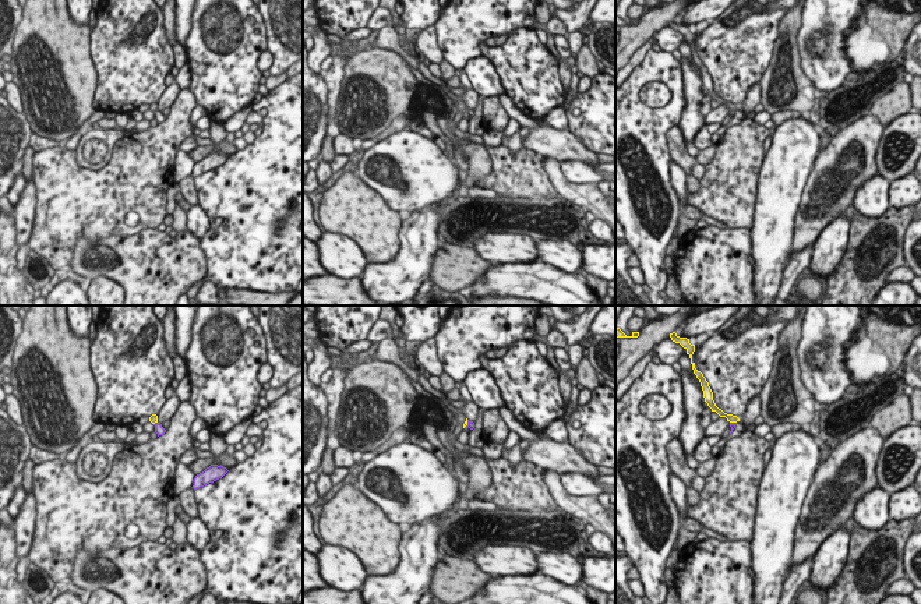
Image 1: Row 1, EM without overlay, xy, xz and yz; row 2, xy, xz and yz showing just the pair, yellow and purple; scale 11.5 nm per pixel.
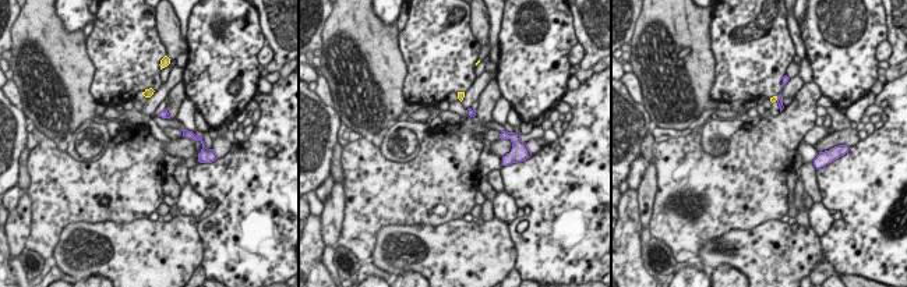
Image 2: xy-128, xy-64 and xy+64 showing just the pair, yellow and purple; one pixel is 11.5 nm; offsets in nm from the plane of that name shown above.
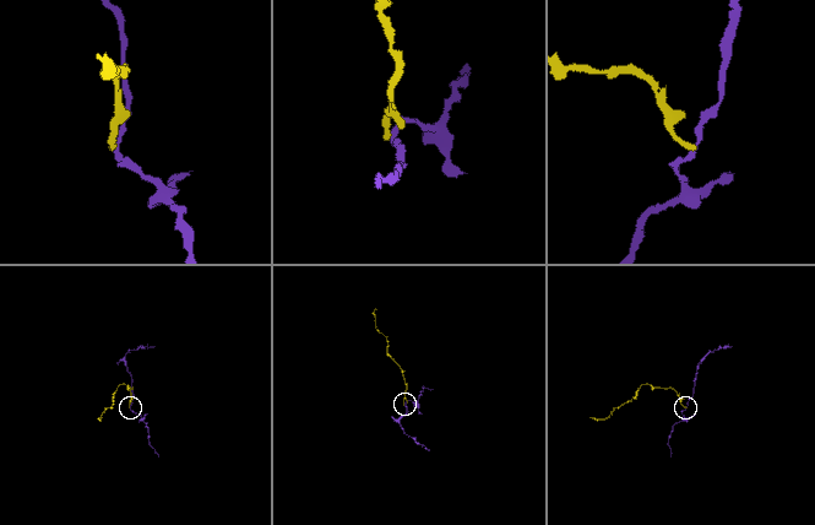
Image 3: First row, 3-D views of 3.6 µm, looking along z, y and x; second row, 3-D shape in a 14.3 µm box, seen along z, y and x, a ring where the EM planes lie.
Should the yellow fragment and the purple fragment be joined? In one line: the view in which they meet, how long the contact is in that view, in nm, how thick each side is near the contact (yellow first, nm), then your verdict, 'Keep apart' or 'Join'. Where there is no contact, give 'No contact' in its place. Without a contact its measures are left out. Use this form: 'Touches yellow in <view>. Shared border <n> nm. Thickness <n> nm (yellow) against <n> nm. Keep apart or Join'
Touches yellow in yz. Shared border 80 nm. Thickness 100 nm (yellow) against 60 nm. Keep apart

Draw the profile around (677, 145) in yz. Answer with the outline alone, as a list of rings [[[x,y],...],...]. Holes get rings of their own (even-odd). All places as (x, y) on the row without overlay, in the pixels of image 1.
[[[680,126],[668,128],[666,138],[671,159],[674,159],[675,163],[678,163],[687,172],[687,174],[692,173],[692,166],[698,162],[688,153],[688,144],[685,141],[682,128]]]

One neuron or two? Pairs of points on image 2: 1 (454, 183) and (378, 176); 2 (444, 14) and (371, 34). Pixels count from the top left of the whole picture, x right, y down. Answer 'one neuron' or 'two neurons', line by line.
1: one neuron
2: two neurons

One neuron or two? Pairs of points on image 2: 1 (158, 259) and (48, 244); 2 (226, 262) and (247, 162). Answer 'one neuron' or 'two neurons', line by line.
1: two neurons
2: one neuron

